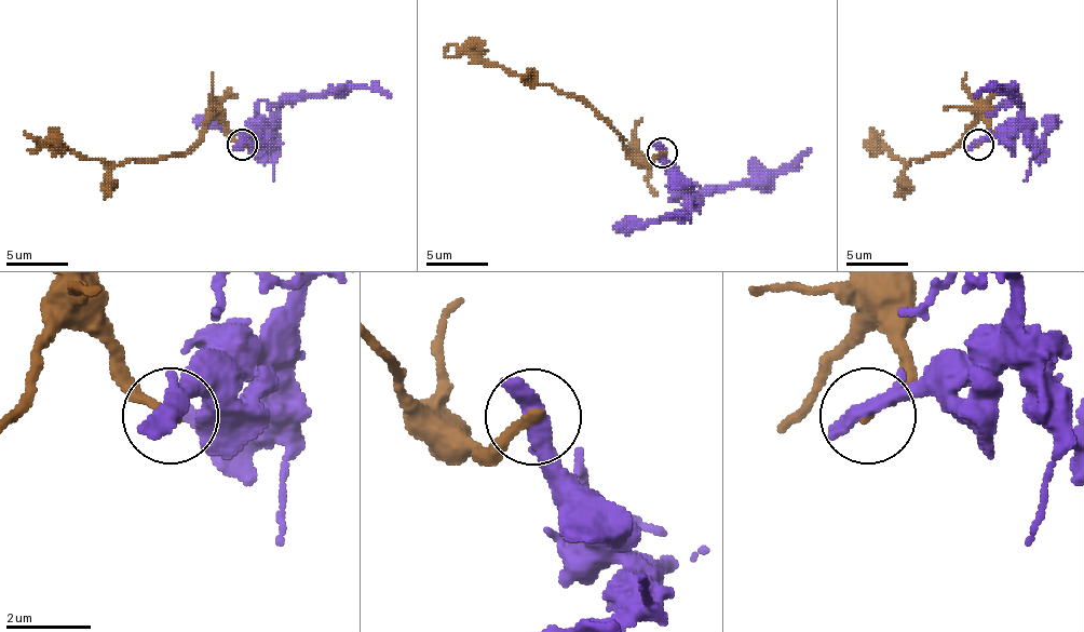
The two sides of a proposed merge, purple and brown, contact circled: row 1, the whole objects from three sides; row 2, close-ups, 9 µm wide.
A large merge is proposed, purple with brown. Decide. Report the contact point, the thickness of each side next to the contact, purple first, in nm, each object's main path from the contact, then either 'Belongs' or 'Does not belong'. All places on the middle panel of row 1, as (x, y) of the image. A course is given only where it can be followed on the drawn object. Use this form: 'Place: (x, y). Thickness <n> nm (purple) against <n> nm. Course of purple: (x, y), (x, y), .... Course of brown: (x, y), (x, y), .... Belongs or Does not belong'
Place: (662, 152). Thickness 500 nm (purple) against 240 nm. Course of purple: (663, 151), (672, 173), (690, 192), (703, 195), (728, 186), (768, 183), (786, 173), (811, 149). Course of brown: (663, 151), (650, 161), (632, 155), (580, 99), (509, 75), (500, 66), (475, 63), (454, 44), (444, 56). Does not belong

